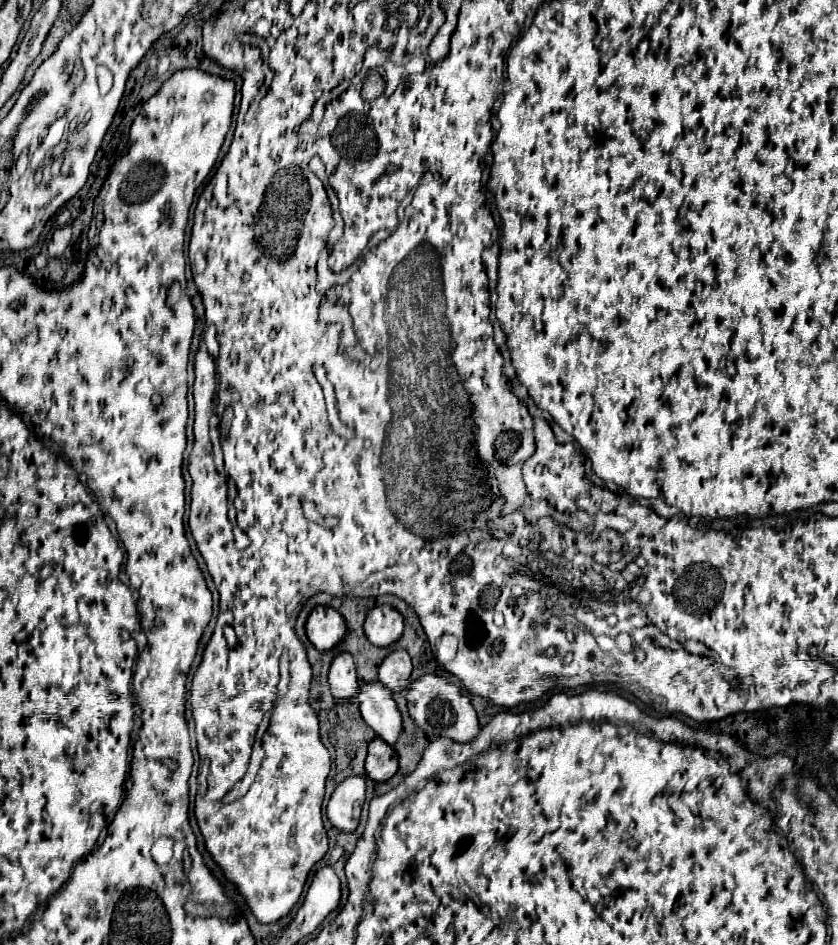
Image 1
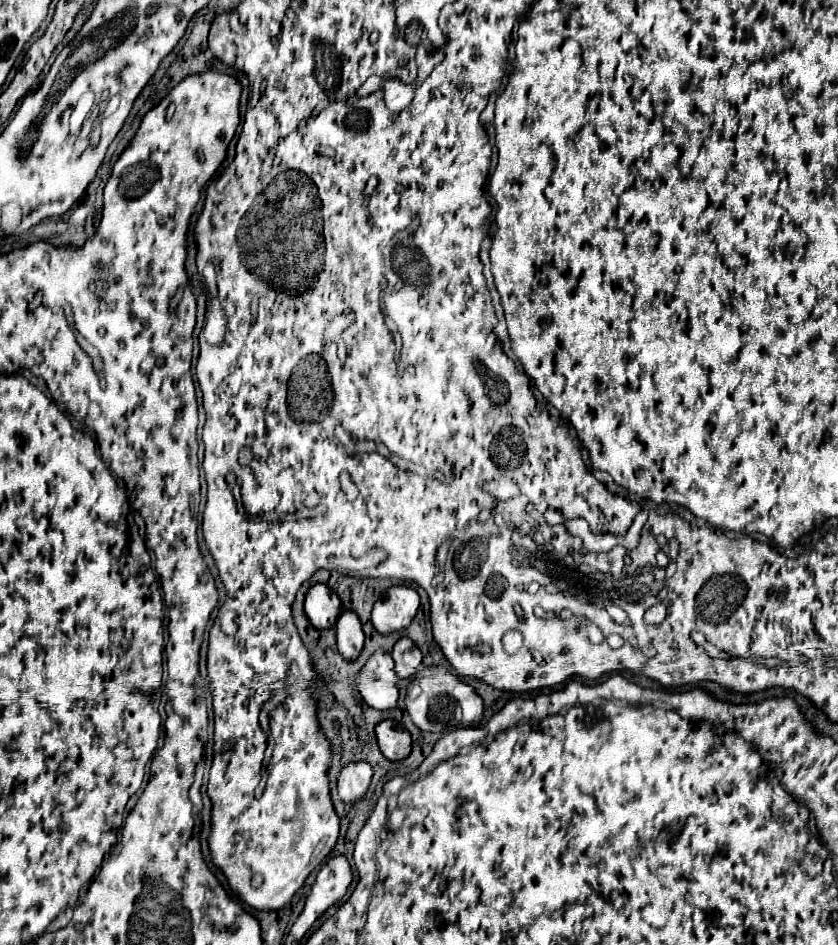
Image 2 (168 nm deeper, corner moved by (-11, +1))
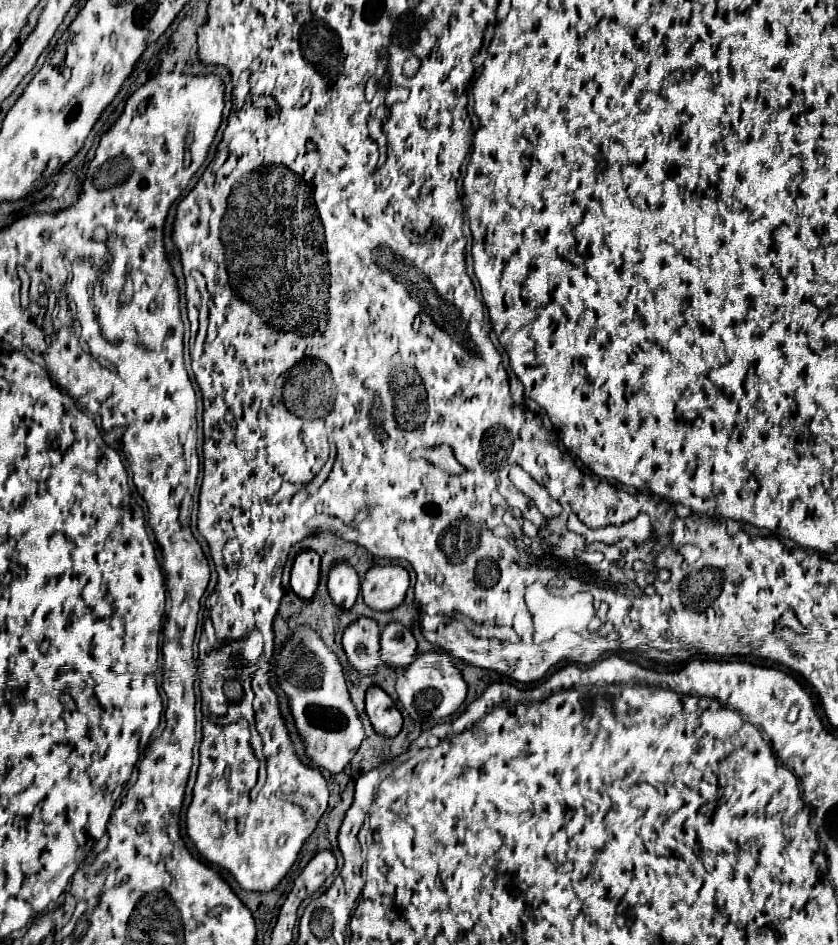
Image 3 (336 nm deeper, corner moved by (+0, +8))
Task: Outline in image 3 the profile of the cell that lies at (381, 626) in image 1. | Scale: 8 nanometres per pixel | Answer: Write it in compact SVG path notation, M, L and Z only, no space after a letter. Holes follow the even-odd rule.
M374 565L362 581L362 597L374 611L398 607L408 589L408 571L400 565Z

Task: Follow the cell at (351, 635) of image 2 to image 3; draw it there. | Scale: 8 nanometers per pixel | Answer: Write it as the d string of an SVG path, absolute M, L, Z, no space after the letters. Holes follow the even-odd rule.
M348 561L334 563L328 575L328 591L336 605L352 607L352 603L360 593L358 571Z

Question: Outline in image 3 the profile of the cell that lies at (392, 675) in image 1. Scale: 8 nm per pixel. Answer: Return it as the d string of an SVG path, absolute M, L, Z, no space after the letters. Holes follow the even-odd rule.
M398 621L388 623L382 631L382 661L390 667L408 667L416 659L416 639Z

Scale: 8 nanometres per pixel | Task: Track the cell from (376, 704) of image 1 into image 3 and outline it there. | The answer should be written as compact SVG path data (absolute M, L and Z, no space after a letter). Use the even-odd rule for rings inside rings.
M360 617L352 621L342 637L348 661L362 675L370 675L380 665L380 629L374 619Z

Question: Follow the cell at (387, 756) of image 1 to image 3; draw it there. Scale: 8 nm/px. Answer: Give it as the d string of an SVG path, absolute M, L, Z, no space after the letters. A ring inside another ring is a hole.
M372 685L366 693L366 711L374 725L374 729L380 735L394 737L402 729L402 715L396 707L396 703L384 693L384 689Z

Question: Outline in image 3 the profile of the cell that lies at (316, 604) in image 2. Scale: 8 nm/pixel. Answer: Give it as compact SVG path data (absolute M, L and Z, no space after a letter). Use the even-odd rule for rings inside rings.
M310 549L300 551L292 565L292 589L302 599L310 599L316 593L318 579L320 579L320 555Z

